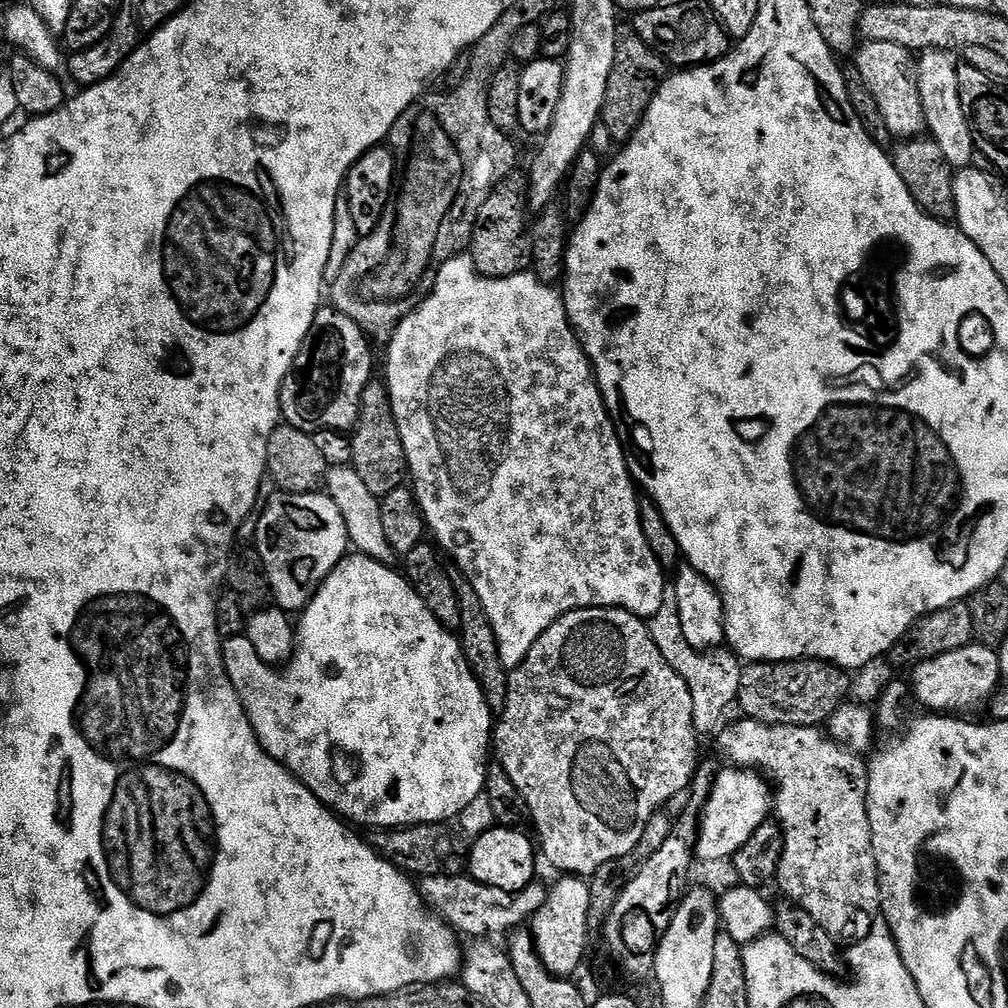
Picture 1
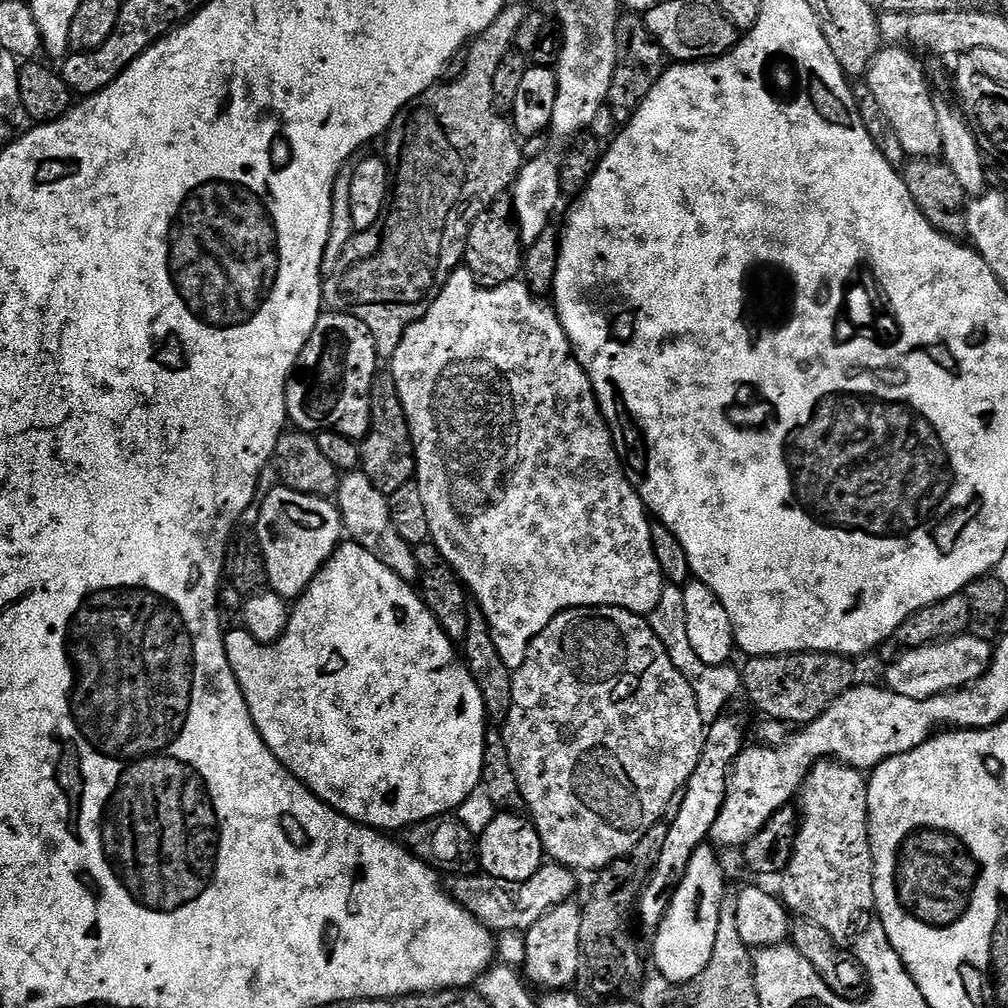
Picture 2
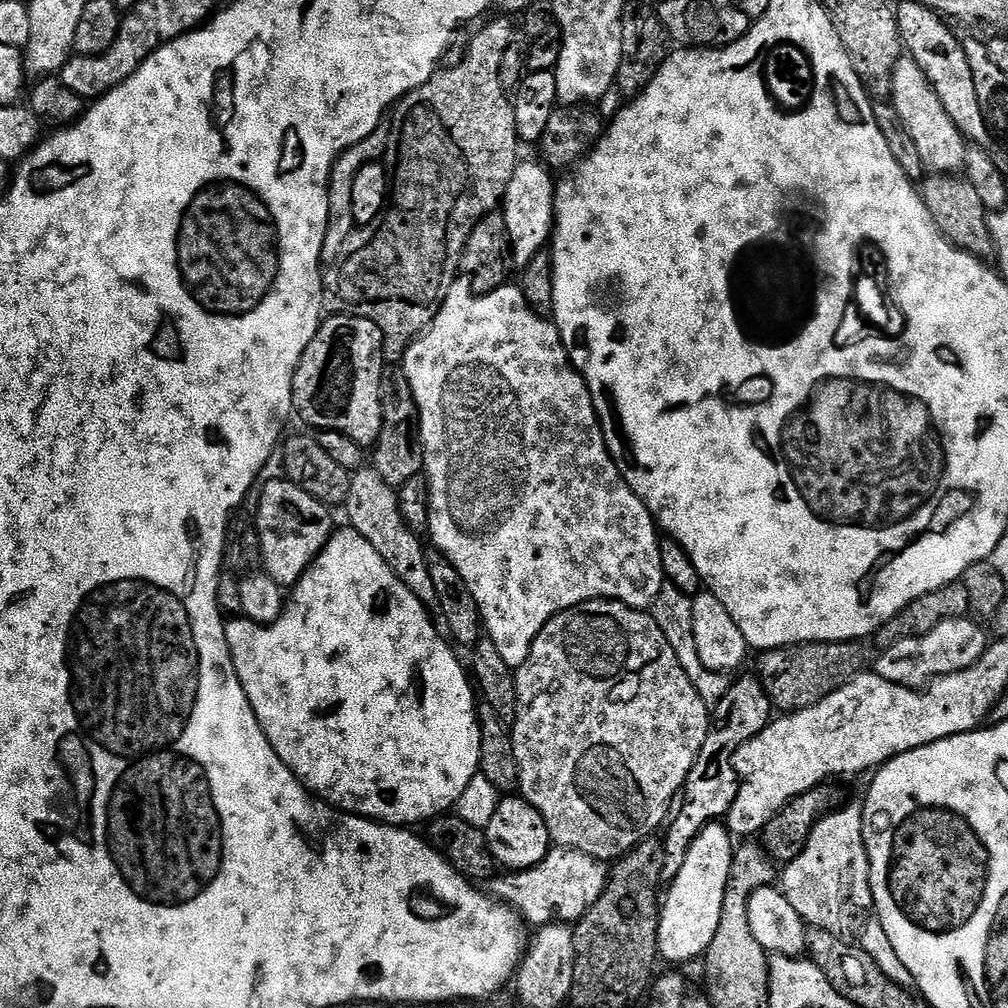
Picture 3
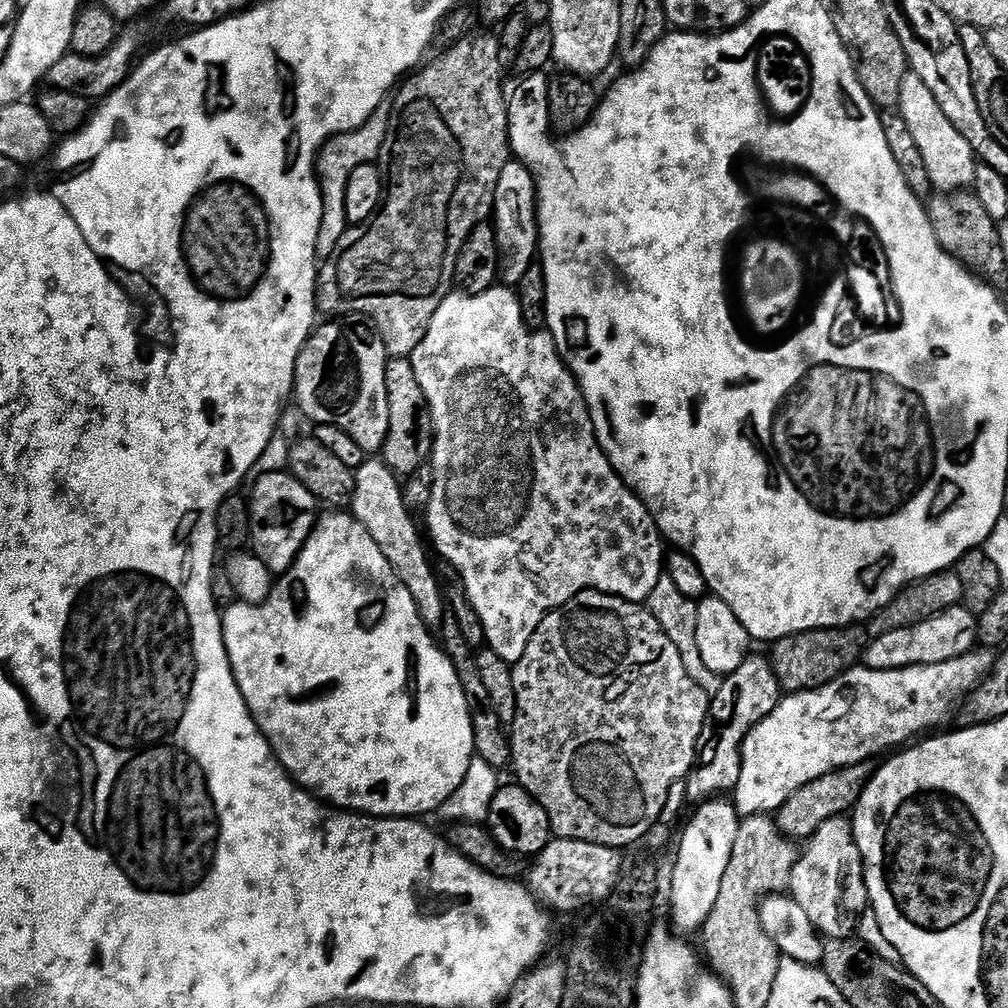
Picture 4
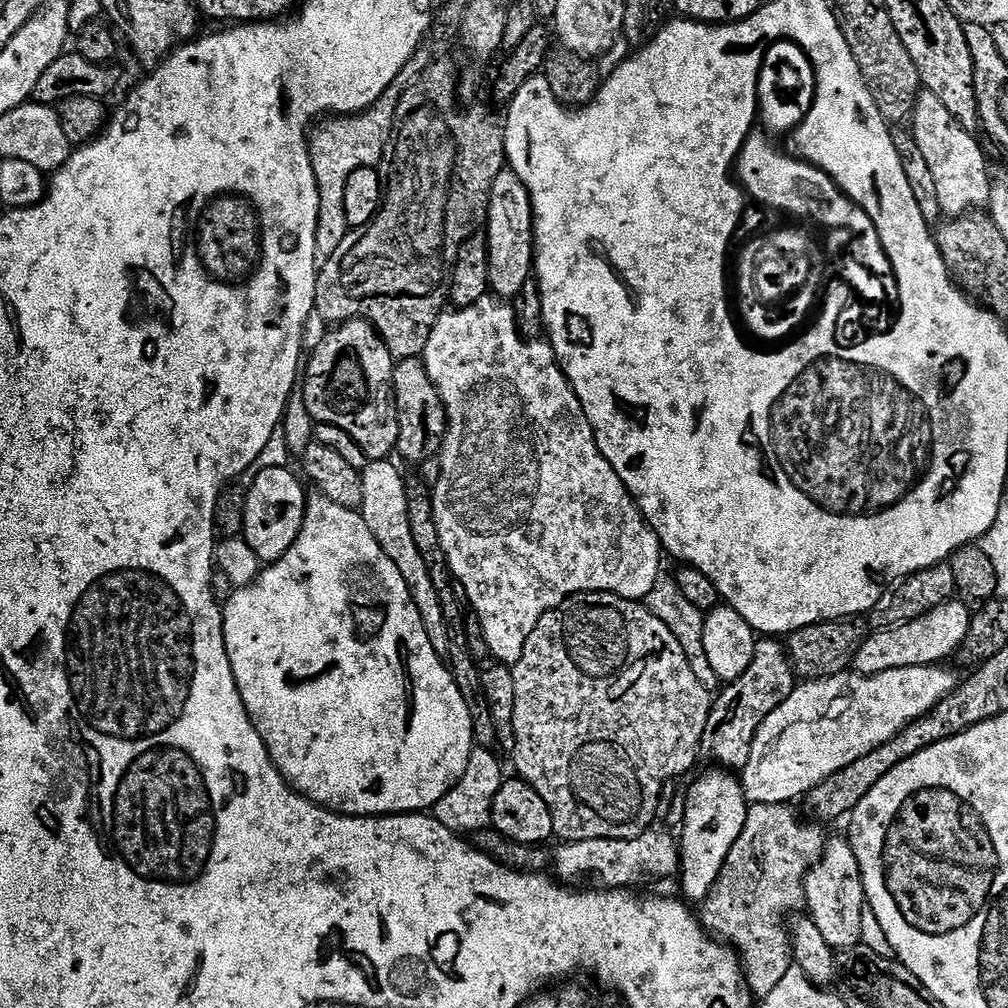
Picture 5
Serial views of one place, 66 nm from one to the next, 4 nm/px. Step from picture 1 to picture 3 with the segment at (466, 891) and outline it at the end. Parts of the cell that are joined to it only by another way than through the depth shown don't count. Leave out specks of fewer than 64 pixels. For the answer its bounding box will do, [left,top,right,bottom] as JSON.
[486,847,609,926]

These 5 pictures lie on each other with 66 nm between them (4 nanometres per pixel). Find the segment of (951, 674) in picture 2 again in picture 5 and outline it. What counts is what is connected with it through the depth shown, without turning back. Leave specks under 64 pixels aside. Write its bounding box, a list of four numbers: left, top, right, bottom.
[852,598,973,676]

